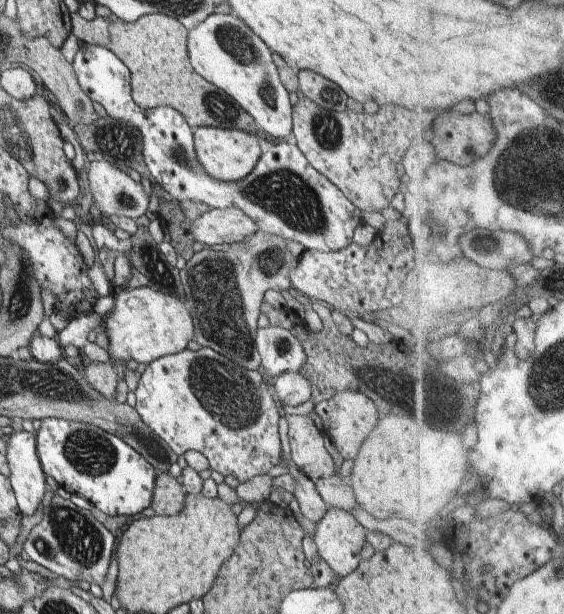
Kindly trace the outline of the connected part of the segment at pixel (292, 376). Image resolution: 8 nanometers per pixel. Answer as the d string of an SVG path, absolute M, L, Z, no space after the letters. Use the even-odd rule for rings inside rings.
M301 371L278 375L271 381L271 388L279 405L298 406L312 396L312 382Z

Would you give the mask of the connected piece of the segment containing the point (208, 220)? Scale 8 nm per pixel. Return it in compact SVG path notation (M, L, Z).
M236 207L209 209L192 222L192 236L206 246L240 244L259 230L256 222Z

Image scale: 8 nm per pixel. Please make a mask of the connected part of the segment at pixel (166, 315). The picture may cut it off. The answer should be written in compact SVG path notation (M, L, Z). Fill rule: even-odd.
M150 287L119 288L114 309L104 322L108 337L108 354L115 364L150 364L157 358L182 352L194 339L193 320L186 302Z

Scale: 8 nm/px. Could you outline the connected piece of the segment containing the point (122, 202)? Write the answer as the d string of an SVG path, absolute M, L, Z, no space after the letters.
M91 162L88 186L94 206L102 216L124 216L132 220L145 218L150 196L140 184L112 162Z

